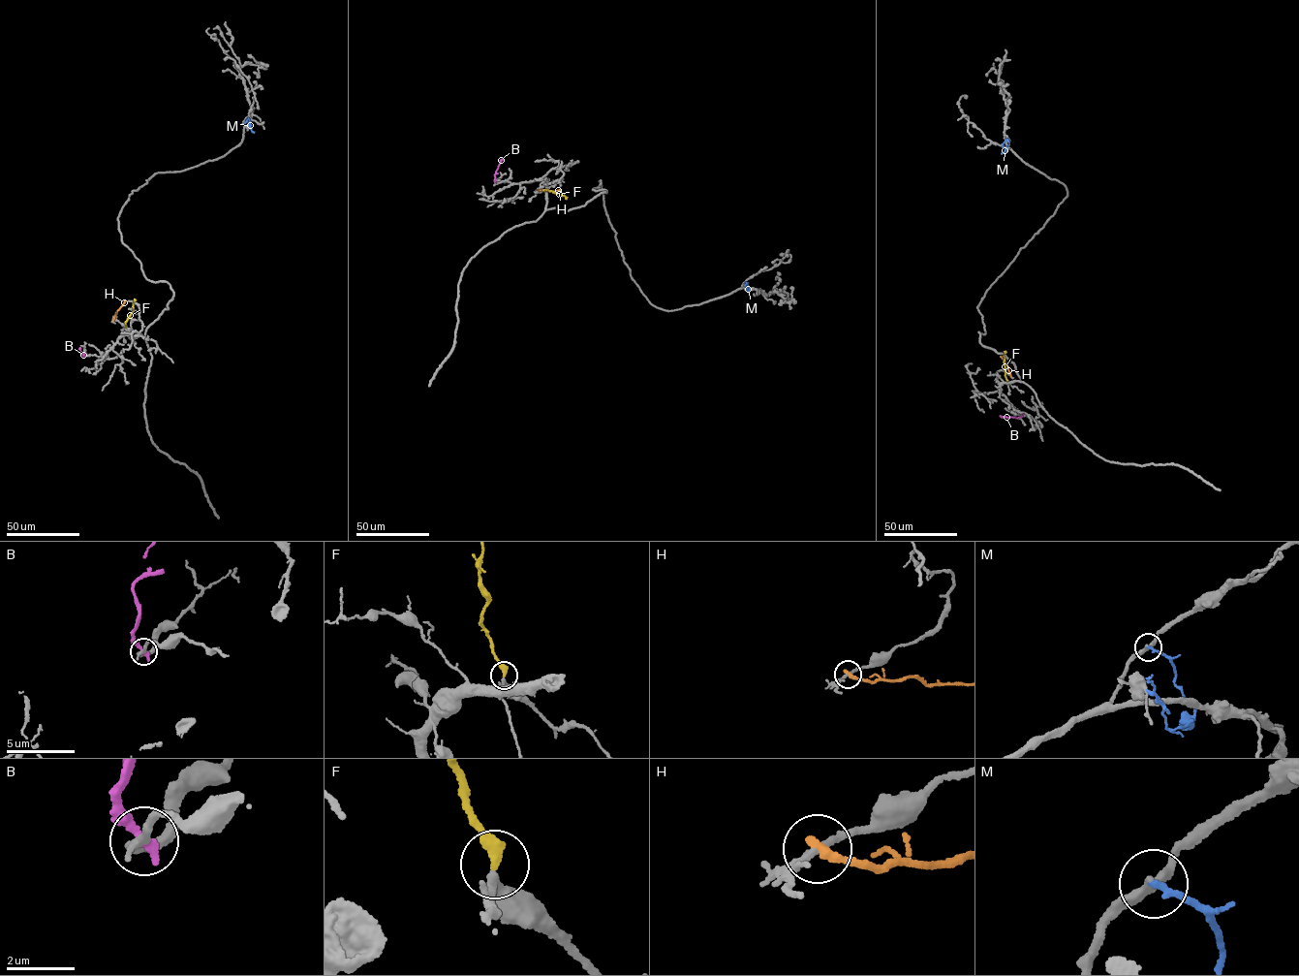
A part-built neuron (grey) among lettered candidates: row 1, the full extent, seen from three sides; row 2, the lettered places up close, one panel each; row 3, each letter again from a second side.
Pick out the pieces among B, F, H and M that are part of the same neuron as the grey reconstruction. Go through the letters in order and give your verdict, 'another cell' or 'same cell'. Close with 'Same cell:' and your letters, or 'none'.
B: another cell
F: same cell
H: another cell
M: another cell
Same cell: F

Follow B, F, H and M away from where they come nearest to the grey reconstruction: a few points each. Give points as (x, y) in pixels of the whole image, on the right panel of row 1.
B: (1023, 414), (1016, 418), (1000, 415)
F: (1007, 381), (1005, 351)
H: (1010, 376), (1000, 356)
M: (1003, 146), (1006, 139), (1009, 143), (1002, 154)

